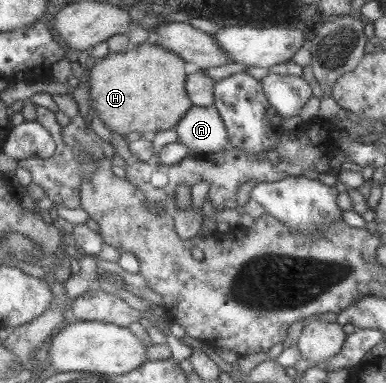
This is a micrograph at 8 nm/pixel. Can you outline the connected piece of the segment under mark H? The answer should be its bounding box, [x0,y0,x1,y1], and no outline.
[90,42,194,140]

